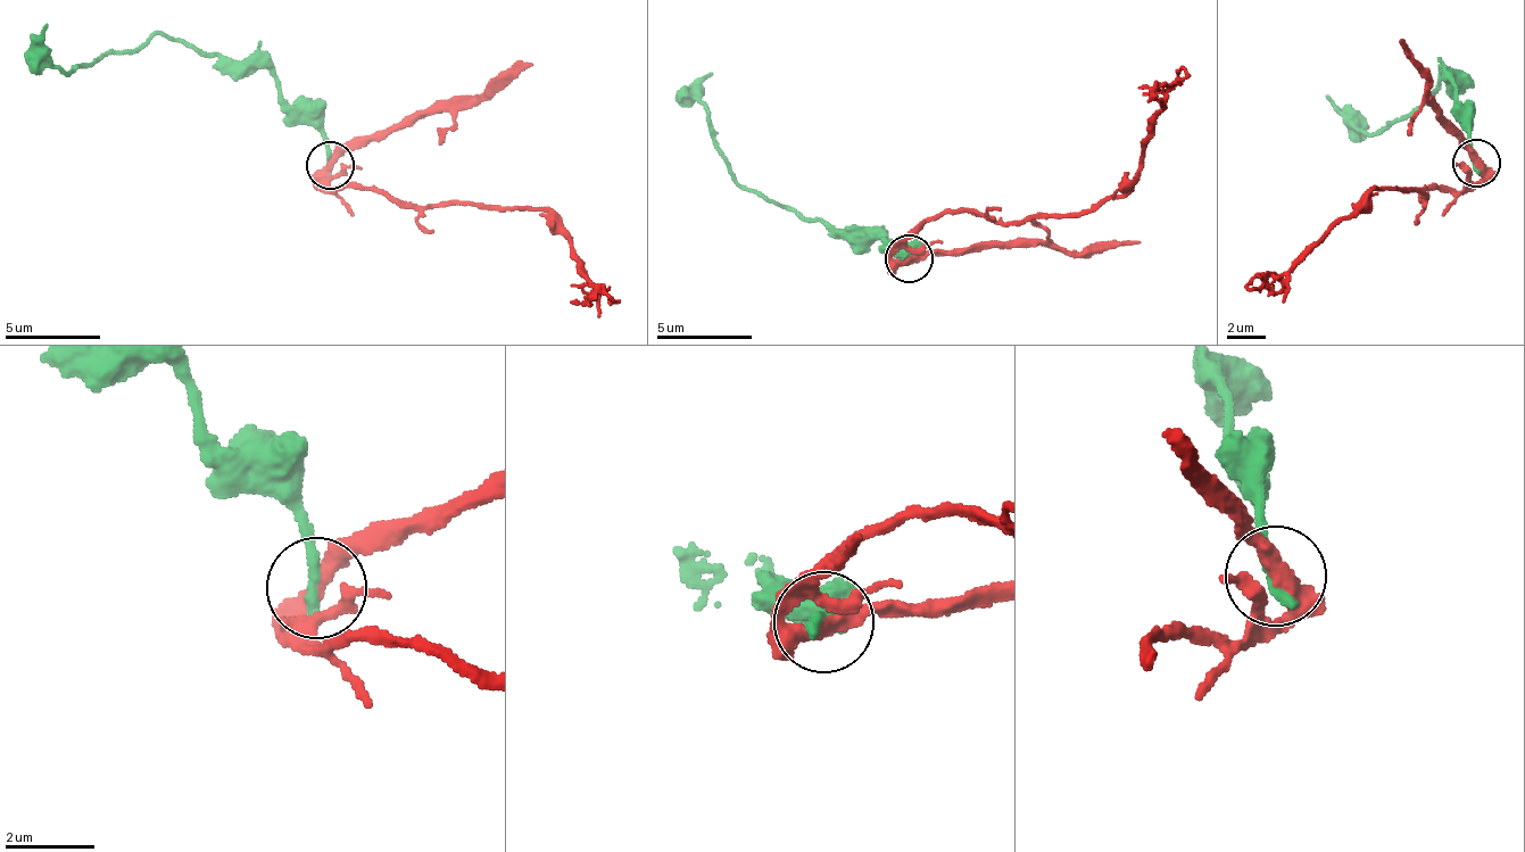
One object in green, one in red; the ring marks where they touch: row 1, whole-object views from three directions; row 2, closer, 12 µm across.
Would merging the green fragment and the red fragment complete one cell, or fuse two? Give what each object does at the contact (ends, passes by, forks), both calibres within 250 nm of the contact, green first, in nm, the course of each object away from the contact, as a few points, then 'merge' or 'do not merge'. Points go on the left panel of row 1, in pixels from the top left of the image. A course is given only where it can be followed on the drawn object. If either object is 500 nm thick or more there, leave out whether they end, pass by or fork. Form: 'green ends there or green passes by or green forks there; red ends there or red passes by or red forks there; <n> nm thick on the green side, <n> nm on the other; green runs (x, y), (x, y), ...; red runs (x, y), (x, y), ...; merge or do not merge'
green ends there; red passes by; 280 nm thick on the green side, 360 nm on the other; green runs (331, 164), (321, 130), (264, 69), (223, 66), (164, 35), (66, 72), (50, 57), (48, 25); red runs (331, 164), (329, 185), (390, 192), (417, 207), (528, 206), (548, 213), (581, 269), (612, 299); do not merge

